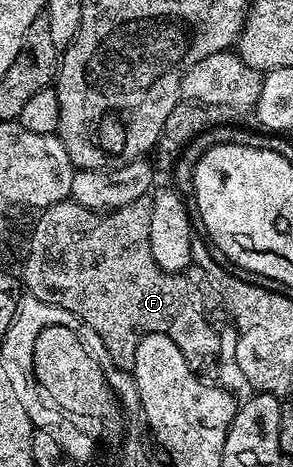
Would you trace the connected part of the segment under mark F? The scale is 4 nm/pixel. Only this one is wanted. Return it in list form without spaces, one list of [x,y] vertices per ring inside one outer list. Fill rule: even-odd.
[[[145,197],[135,199],[126,205],[116,208],[115,211],[109,211],[100,214],[90,209],[86,209],[81,203],[73,203],[71,198],[63,199],[60,203],[55,203],[49,207],[43,208],[39,212],[40,215],[36,219],[36,224],[32,227],[32,236],[28,239],[28,256],[24,259],[24,279],[22,275],[22,283],[26,286],[27,294],[32,295],[38,301],[54,305],[58,309],[66,309],[70,313],[74,313],[86,325],[90,325],[90,329],[94,329],[94,333],[98,333],[98,337],[102,337],[102,345],[106,352],[109,353],[114,365],[123,371],[131,372],[134,365],[134,349],[138,349],[138,341],[142,341],[142,337],[146,337],[150,333],[162,333],[166,337],[170,337],[170,341],[174,341],[174,345],[178,345],[178,349],[182,349],[182,357],[186,357],[186,361],[191,363],[193,368],[200,369],[203,363],[208,363],[217,358],[220,353],[220,331],[214,326],[213,321],[204,314],[203,308],[197,299],[195,289],[190,285],[187,274],[181,273],[171,275],[168,271],[163,271],[154,261],[154,253],[150,253],[150,209],[152,208],[151,198]]]

